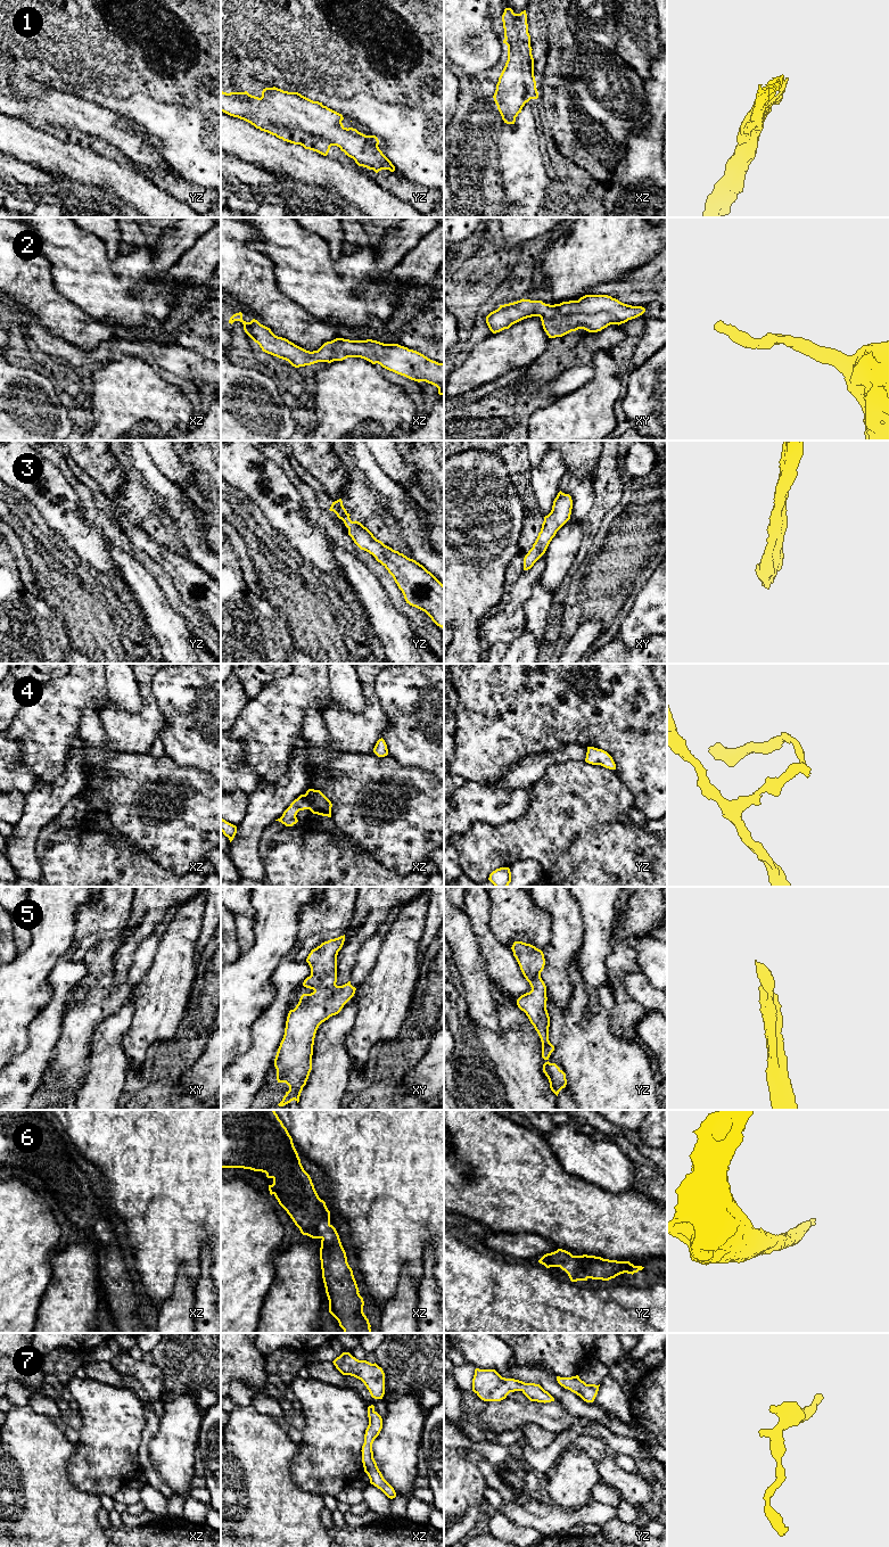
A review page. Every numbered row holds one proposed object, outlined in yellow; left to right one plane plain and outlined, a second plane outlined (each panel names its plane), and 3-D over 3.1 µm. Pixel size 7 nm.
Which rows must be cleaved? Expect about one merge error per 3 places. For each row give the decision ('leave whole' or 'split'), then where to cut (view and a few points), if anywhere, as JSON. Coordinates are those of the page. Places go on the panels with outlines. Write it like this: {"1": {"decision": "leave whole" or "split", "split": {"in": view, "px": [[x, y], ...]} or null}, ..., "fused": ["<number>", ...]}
{"1": {"decision": "leave whole", "split": null}, "2": {"decision": "leave whole", "split": null}, "3": {"decision": "leave whole", "split": null}, "4": {"decision": "leave whole", "split": null}, "5": {"decision": "leave whole", "split": null}, "6": {"decision": "leave whole", "split": null}, "7": {"decision": "leave whole", "split": null}, "fused": []}

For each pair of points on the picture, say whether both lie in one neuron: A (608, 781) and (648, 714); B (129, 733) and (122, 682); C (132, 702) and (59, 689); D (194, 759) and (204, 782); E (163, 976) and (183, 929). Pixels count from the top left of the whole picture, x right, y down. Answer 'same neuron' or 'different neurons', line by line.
A: different neurons
B: different neurons
C: different neurons
D: different neurons
E: same neuron

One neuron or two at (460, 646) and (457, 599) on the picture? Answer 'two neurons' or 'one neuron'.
one neuron

